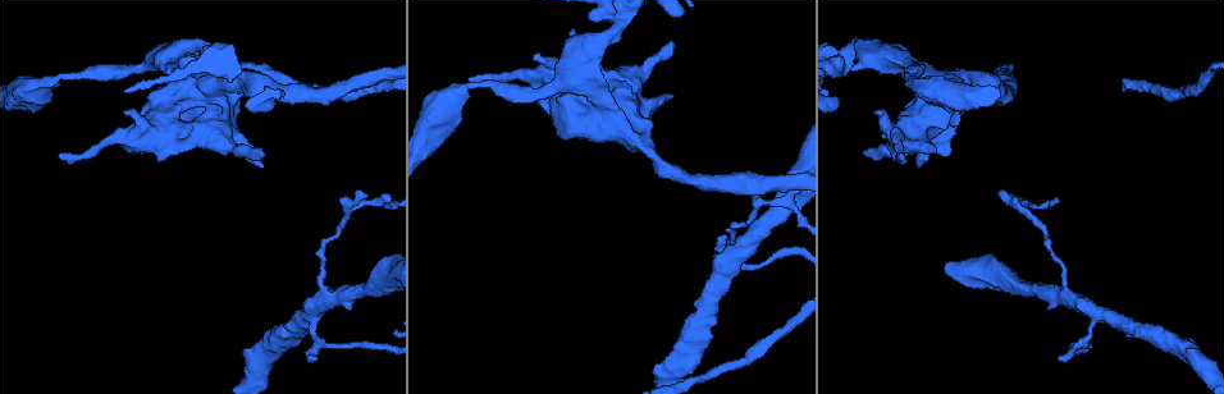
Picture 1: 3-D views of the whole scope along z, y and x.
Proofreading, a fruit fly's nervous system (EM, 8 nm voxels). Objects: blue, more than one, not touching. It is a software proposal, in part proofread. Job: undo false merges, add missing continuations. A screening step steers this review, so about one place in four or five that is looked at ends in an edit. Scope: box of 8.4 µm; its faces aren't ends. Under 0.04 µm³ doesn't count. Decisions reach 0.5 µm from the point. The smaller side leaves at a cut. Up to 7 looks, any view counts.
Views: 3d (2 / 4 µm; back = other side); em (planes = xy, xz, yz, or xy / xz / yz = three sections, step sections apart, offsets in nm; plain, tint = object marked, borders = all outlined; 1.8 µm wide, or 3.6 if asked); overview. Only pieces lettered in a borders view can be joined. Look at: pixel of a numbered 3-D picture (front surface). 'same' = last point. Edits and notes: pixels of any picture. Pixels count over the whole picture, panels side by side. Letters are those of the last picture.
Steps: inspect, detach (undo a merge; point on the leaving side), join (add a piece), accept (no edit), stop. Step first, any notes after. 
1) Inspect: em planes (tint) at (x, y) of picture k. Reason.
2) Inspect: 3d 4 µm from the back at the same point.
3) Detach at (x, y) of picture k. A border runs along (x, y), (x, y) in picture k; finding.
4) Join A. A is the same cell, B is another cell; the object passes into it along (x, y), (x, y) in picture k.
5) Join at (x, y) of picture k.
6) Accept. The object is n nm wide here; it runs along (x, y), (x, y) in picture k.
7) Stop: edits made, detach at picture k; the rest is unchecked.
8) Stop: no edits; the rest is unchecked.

Inspect: em planes (plain) at (449, 106) of picture 1. Sudden change in width.

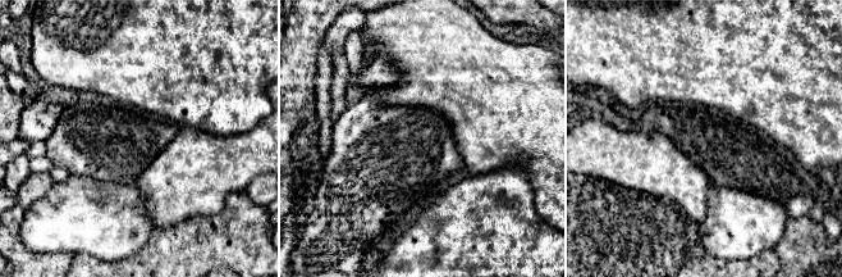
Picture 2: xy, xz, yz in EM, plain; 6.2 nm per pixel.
Inspect: em planes (borders) at the same point. What lies round it.

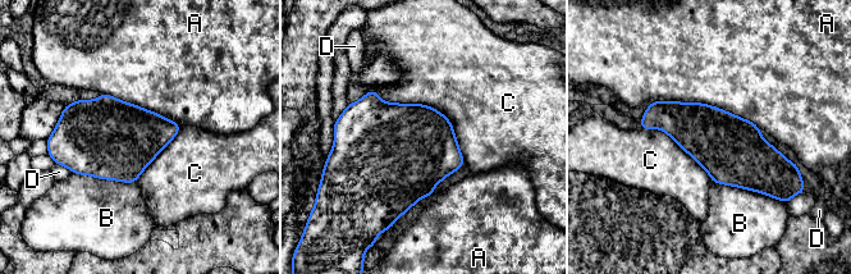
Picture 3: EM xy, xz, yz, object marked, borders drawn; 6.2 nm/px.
Accept. A, B, C and D are other cells; a border runs along (370, 88), (439, 110), (465, 163) in picture 3; all the same cell.

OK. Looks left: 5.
Inspect: em 3.6 µm planes (borders) at (188, 80) of picture 1. Touches itself.

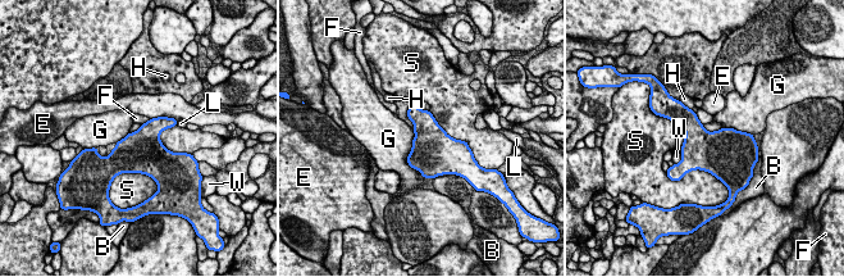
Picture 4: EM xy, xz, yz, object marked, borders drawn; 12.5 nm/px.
Accept. B, E, F, G, H, L, S and W are other cells; continuous, no second cell.

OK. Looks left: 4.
Inspect: em planes (borders) at (620, 24) of picture 1. Sharp bend.

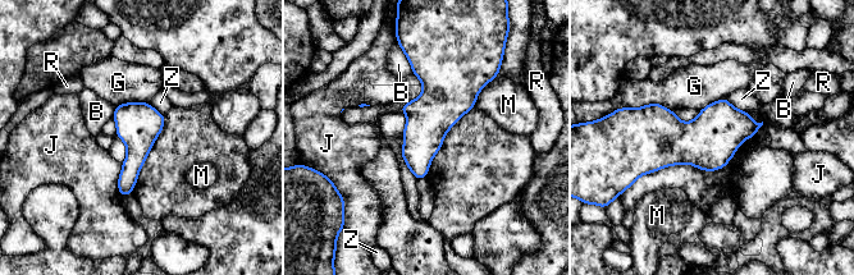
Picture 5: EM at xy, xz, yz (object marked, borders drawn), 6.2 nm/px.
Accept. B, G, J, M, R and Z are other cells; one cell here.

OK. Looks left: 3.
Stop: no edits; the rest is unchecked.

